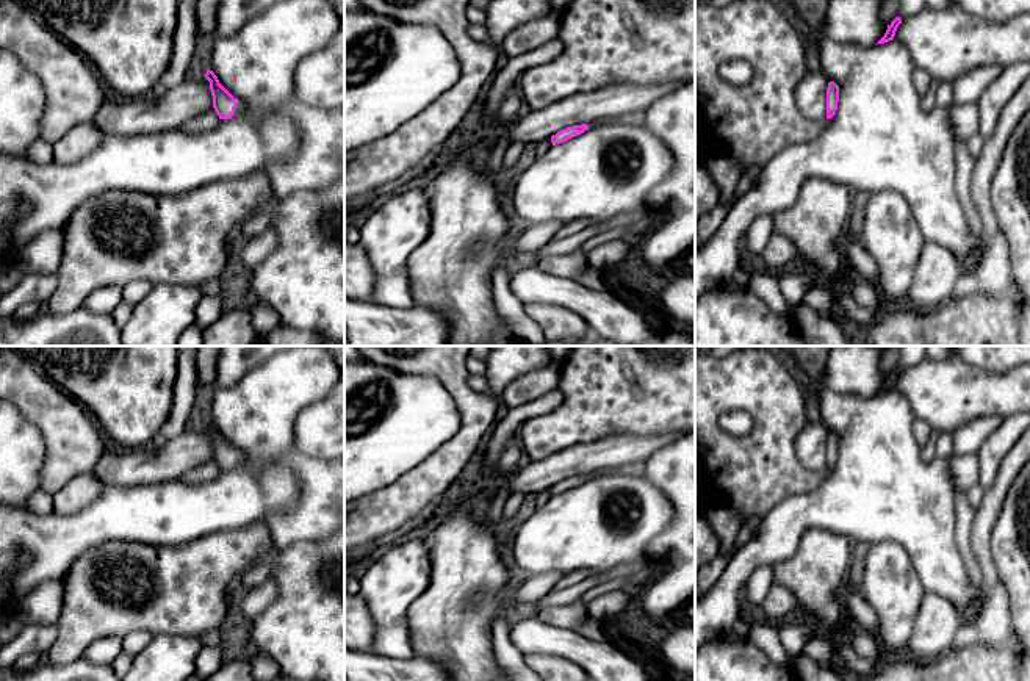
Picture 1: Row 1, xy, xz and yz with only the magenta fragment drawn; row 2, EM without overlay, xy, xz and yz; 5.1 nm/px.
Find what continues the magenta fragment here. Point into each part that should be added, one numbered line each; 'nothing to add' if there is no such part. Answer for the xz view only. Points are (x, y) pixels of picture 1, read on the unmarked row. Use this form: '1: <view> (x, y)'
nothing to add

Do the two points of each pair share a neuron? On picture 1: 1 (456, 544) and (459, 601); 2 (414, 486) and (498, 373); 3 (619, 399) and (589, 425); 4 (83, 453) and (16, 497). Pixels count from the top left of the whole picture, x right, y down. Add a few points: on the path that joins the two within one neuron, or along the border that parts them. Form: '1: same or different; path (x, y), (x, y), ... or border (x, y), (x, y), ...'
1: same; path (459, 558), (459, 587)
2: different; border (486, 393), (498, 398)
3: same; path (611, 406), (597, 417)
4: different; border (46, 445), (39, 489)

